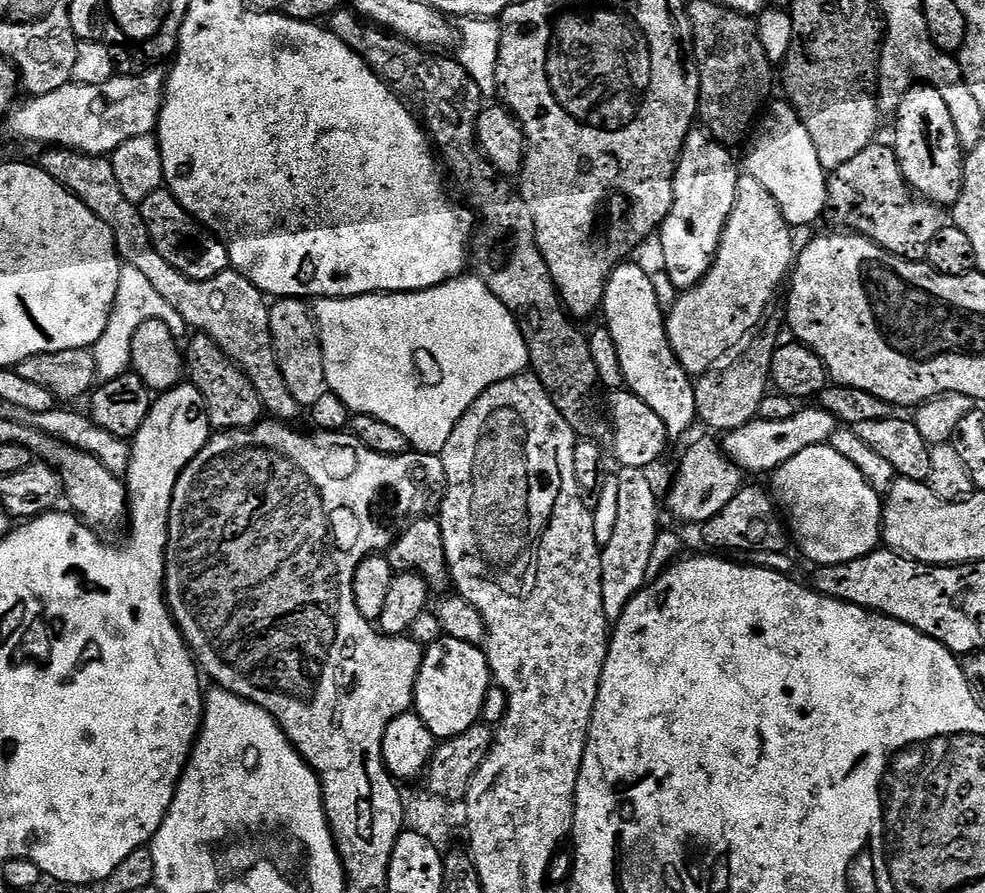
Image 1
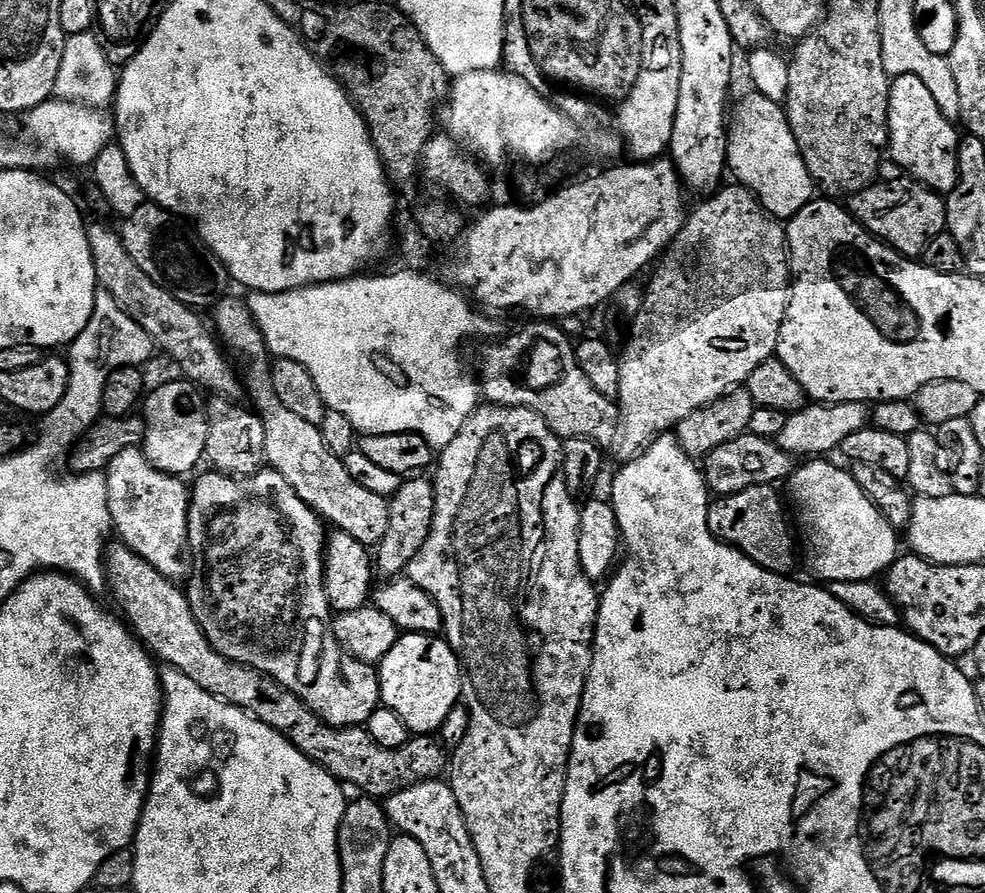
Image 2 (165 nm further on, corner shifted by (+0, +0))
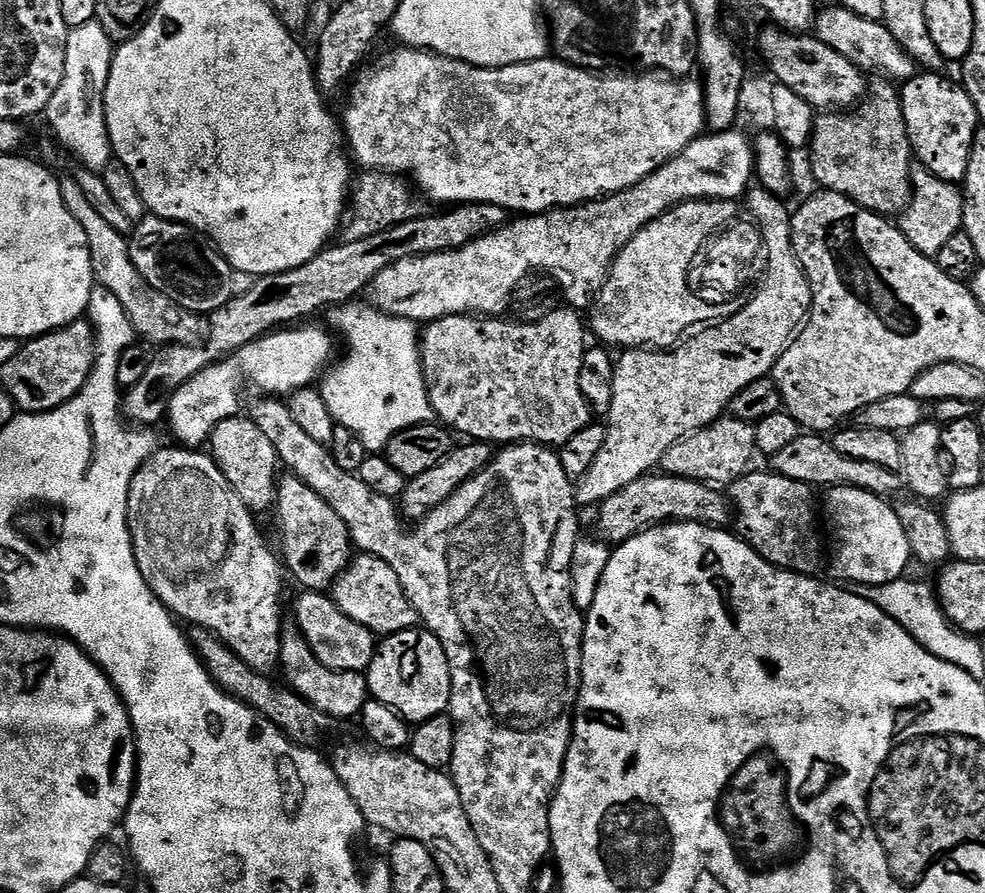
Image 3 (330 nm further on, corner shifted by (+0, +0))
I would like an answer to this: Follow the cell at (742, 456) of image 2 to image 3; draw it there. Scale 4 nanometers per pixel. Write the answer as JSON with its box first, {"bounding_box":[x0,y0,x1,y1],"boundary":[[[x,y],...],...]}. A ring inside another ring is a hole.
{"bounding_box":[770,434,902,498],"boundary":[[[802,434],[790,442],[790,446],[778,450],[778,454],[770,457],[770,468],[780,476],[794,478],[794,482],[810,484],[821,490],[850,486],[861,488],[875,496],[892,498],[902,488],[900,472],[891,472],[886,470],[886,466],[877,466],[875,462],[858,462],[858,458],[846,458],[846,454],[832,445],[831,439],[820,434]]]}

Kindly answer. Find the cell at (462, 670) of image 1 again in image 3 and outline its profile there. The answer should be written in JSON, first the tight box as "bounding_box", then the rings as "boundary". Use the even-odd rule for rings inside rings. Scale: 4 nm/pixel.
{"bounding_box":[366,627,451,726],"boundary":[[[419,627],[408,628],[405,632],[396,632],[387,637],[377,647],[376,657],[366,673],[369,693],[375,699],[390,706],[394,711],[400,713],[409,725],[415,726],[423,720],[429,720],[435,716],[445,715],[449,711],[451,702],[451,670],[447,662],[446,650],[442,642],[432,632],[421,630]]]}

